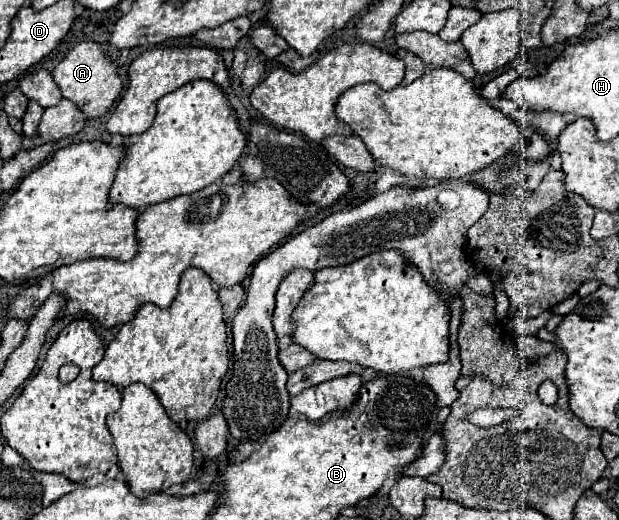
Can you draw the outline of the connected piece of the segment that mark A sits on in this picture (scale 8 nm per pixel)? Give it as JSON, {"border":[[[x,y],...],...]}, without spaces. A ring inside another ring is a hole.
{"border":[[[90,39],[76,43],[68,51],[68,55],[56,65],[52,75],[62,91],[62,97],[82,107],[88,119],[104,115],[112,107],[112,103],[116,101],[116,97],[122,93],[122,87],[124,87],[122,77],[118,73],[118,63],[110,59],[110,55],[100,47],[100,43],[90,41]]]}

